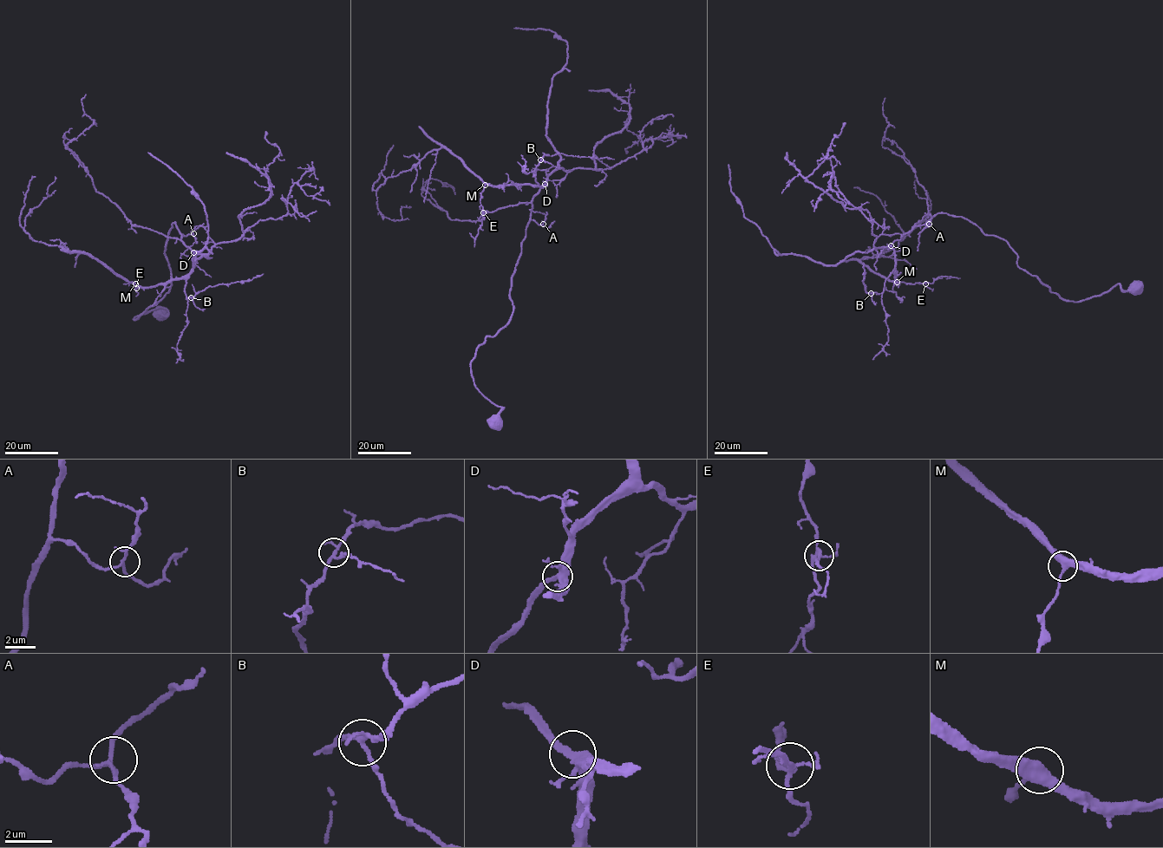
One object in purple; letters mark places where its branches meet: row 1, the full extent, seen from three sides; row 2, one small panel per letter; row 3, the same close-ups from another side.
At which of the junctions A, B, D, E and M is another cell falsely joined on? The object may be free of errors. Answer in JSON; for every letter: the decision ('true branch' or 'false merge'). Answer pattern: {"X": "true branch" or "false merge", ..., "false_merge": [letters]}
{"A": "true branch", "B": "true branch", "D": "true branch", "E": "true branch", "M": "true branch", "false_merge": []}

